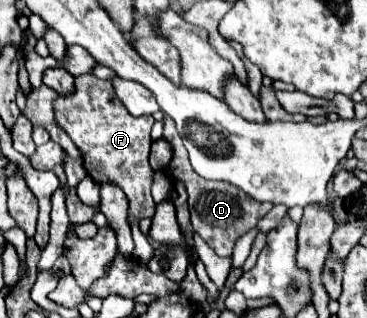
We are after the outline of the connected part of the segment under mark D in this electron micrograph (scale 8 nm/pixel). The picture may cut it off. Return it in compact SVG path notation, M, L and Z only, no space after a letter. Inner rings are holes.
M164 117L164 139L172 145L172 161L168 165L168 173L182 181L188 193L188 205L190 205L190 217L192 217L192 227L194 231L220 255L220 257L230 257L234 243L238 237L242 237L246 231L254 229L256 223L272 209L270 203L258 203L250 199L244 191L238 191L238 187L230 183L220 183L220 181L208 181L202 179L194 169L190 167L186 147L182 143L182 137L178 135L174 121L170 117Z

